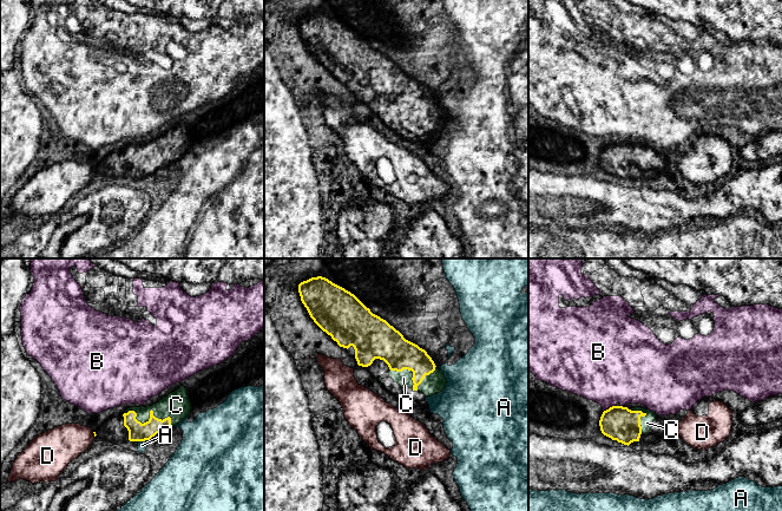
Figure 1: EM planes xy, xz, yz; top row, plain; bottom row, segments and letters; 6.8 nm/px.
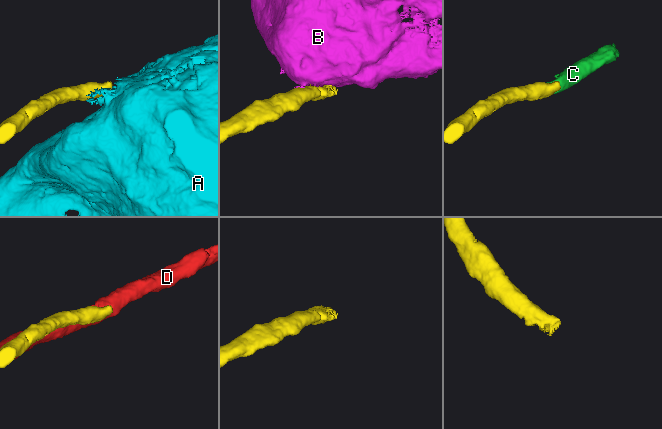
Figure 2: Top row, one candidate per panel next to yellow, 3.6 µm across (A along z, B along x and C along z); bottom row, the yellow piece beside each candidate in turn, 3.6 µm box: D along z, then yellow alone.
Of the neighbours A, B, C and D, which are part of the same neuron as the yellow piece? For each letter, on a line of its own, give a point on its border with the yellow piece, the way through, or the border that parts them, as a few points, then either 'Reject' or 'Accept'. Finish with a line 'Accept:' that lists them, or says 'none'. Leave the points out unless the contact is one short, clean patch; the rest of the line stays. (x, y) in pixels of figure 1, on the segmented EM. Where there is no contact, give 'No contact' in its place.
A: Touches yellow at xy (143, 440). Reject
B: Touches yellow at yz (610, 407). Reject
C: Touches yellow at xy (150, 413). Path across: xy (137, 431), (150, 413), (176, 405). Accept
D: Touches yellow at xy (94, 434). Reject
Accept: C

